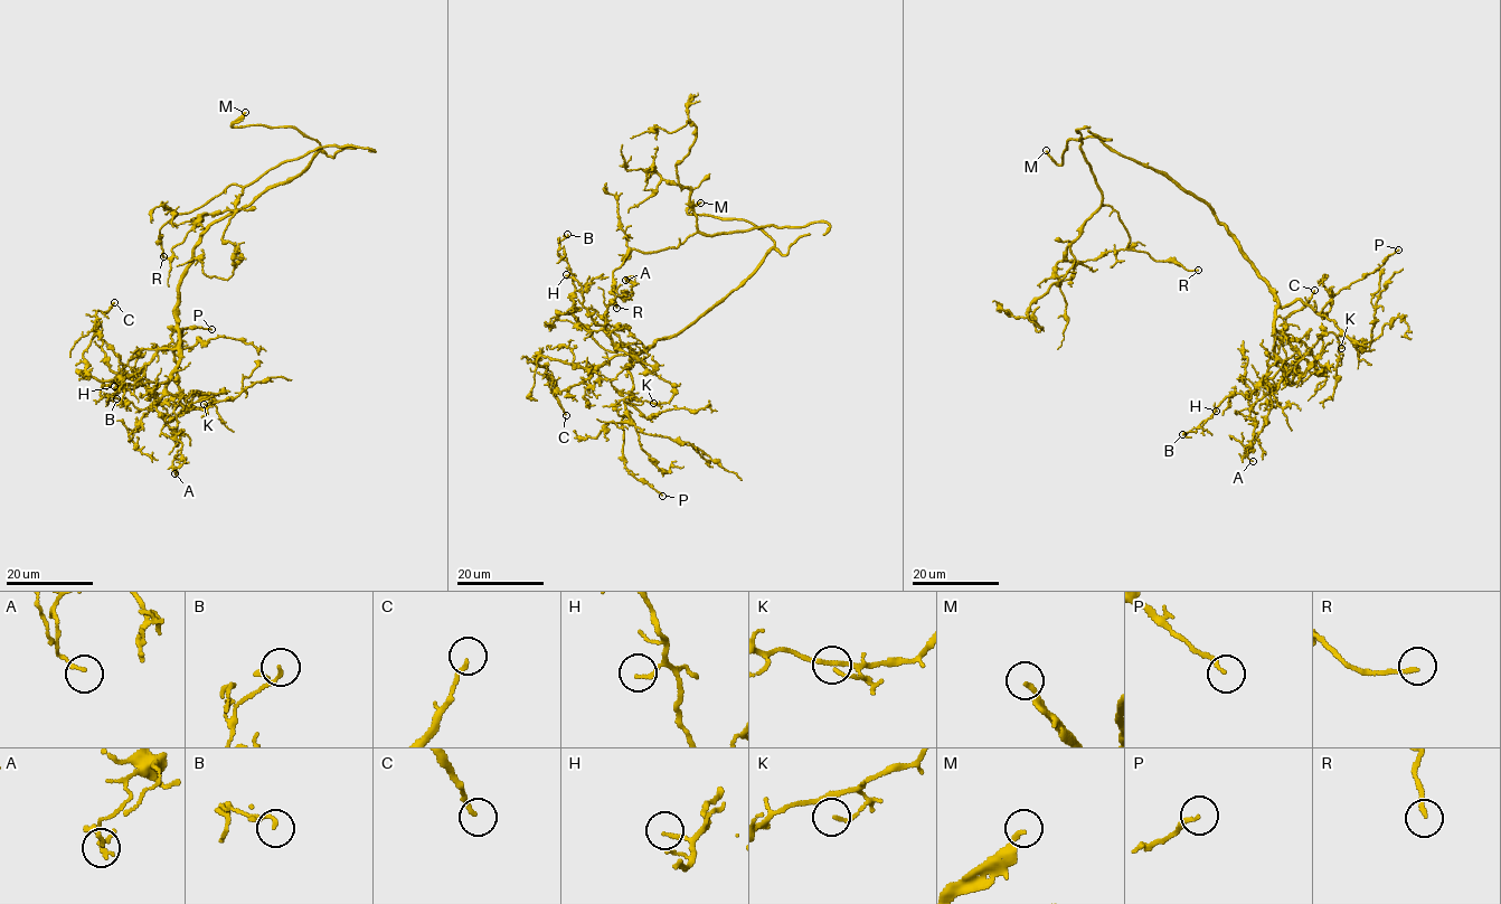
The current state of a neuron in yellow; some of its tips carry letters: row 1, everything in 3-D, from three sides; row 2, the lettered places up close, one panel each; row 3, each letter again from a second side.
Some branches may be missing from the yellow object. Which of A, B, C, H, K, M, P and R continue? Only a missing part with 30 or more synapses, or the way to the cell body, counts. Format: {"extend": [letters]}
{"extend": ["M"]}

